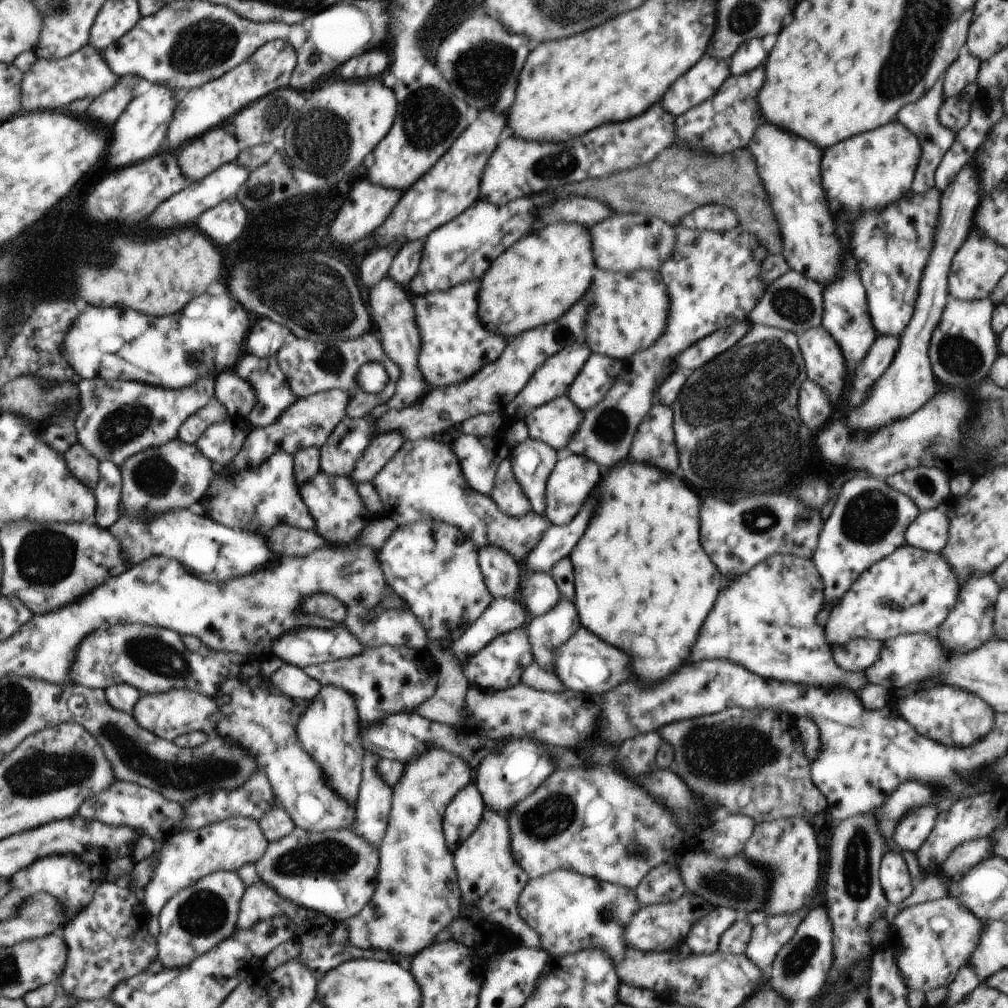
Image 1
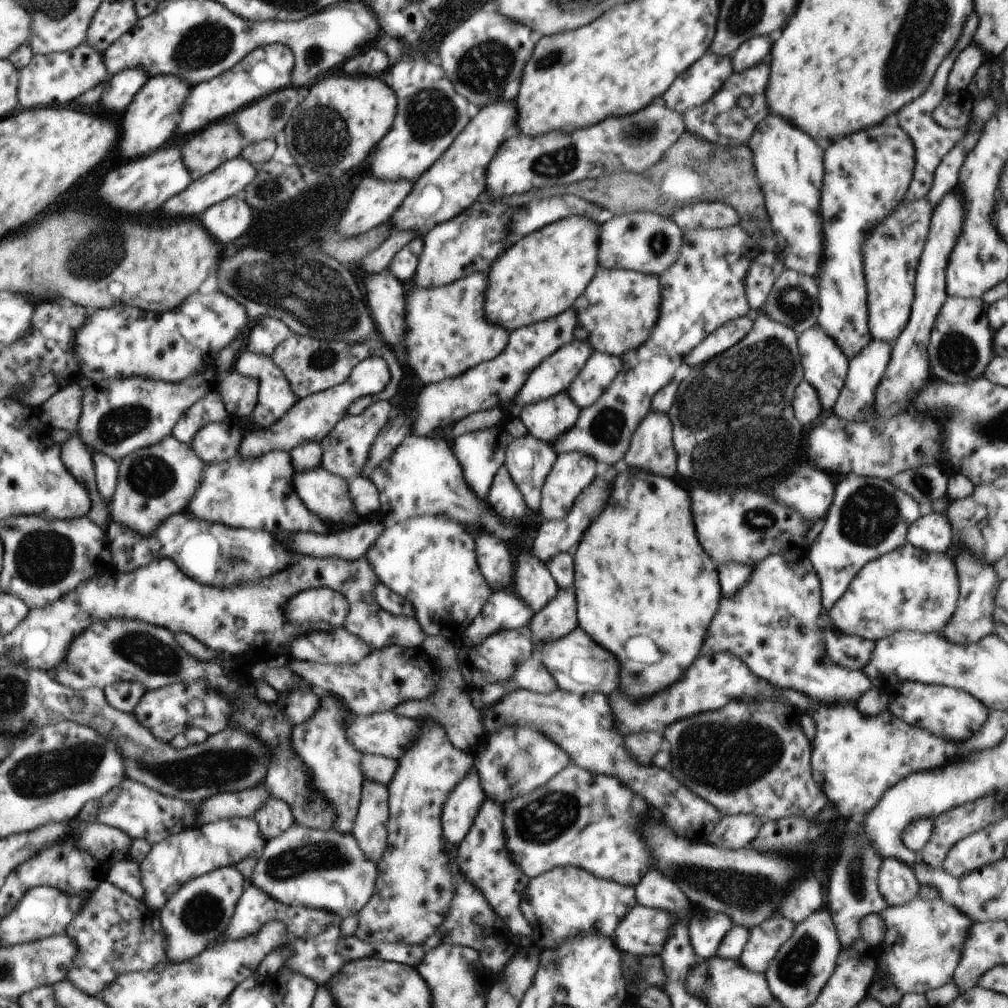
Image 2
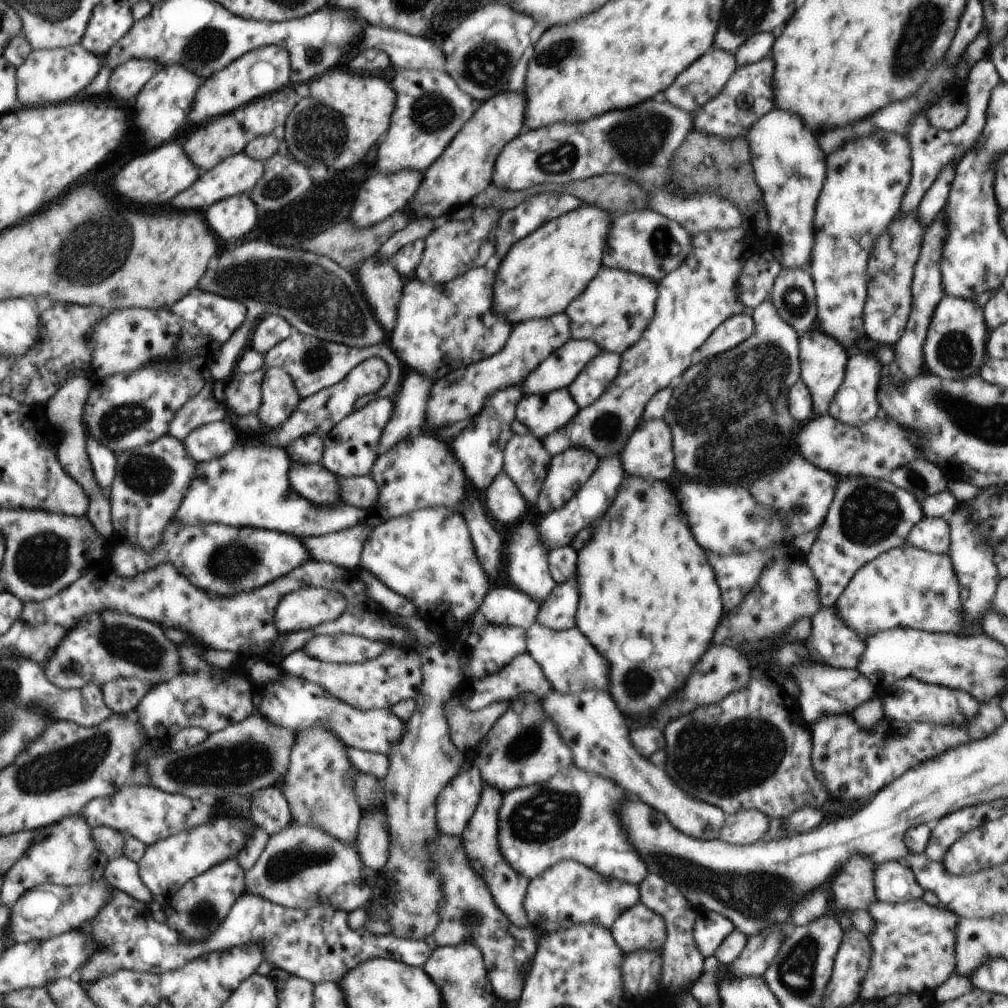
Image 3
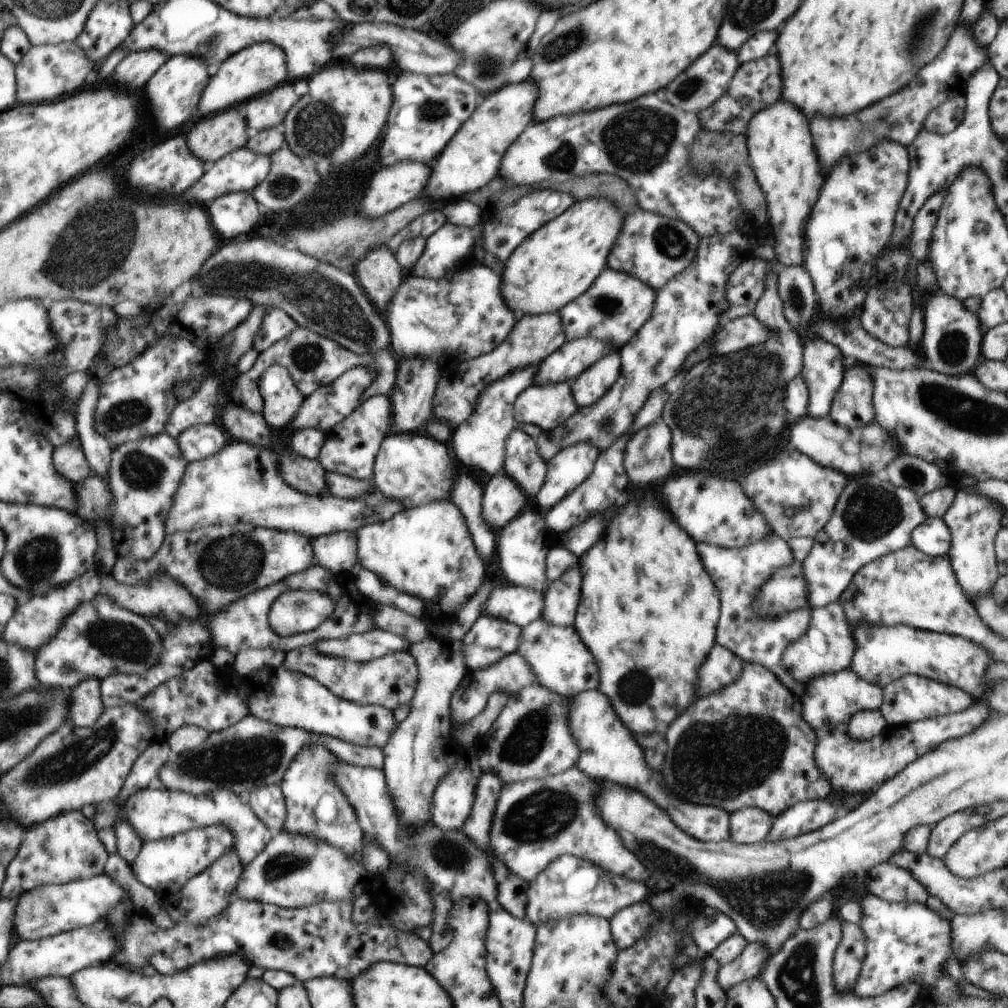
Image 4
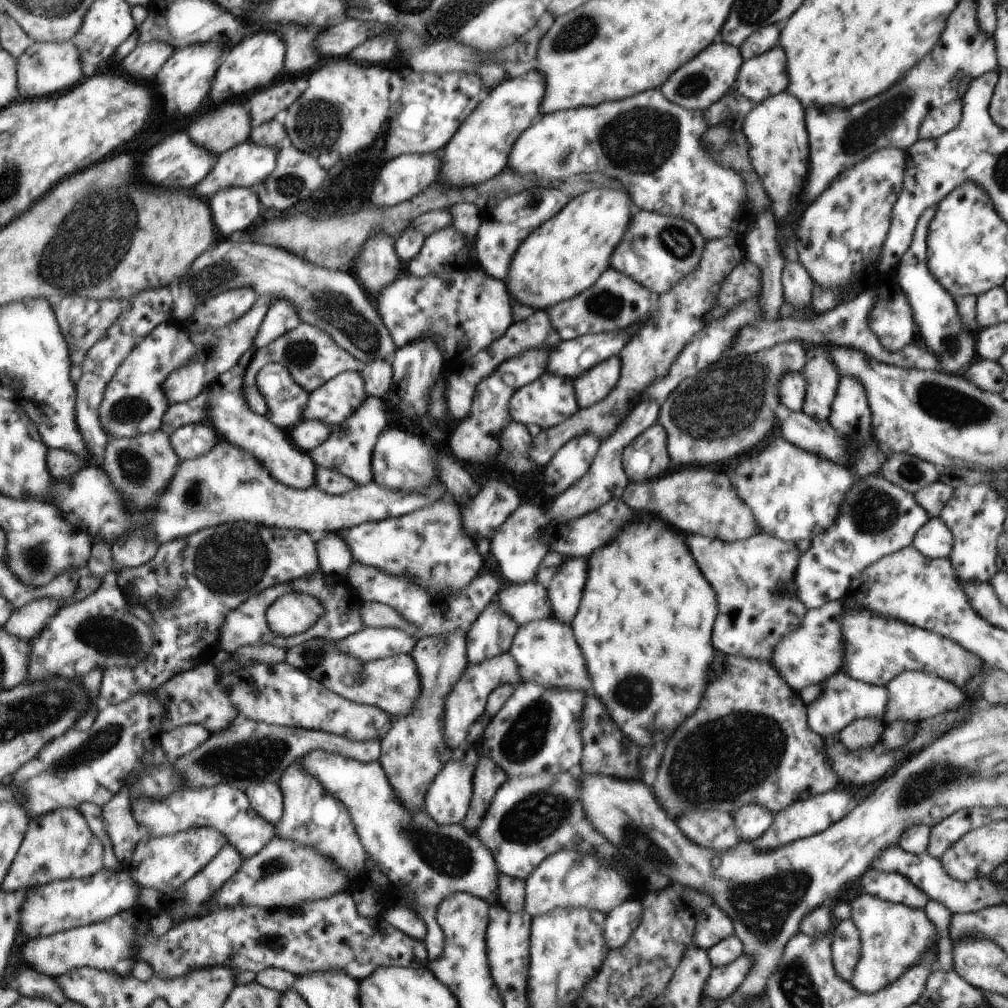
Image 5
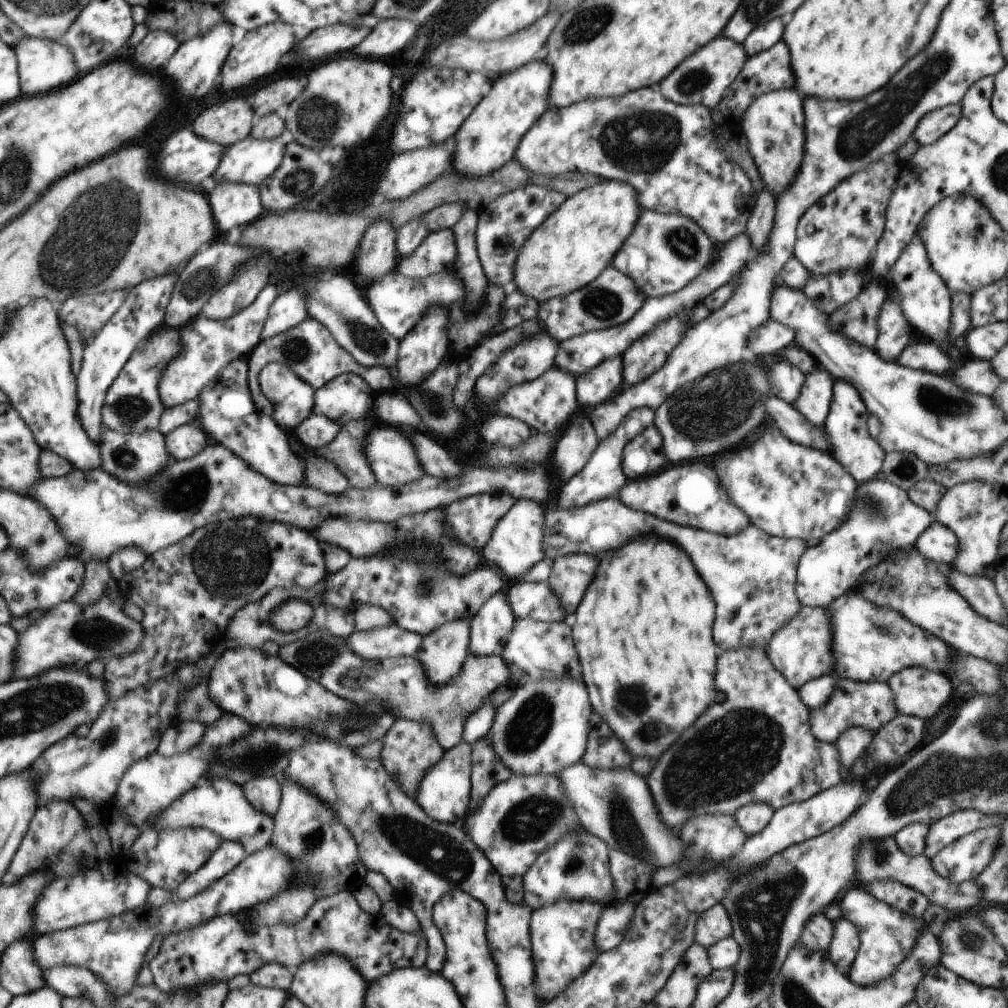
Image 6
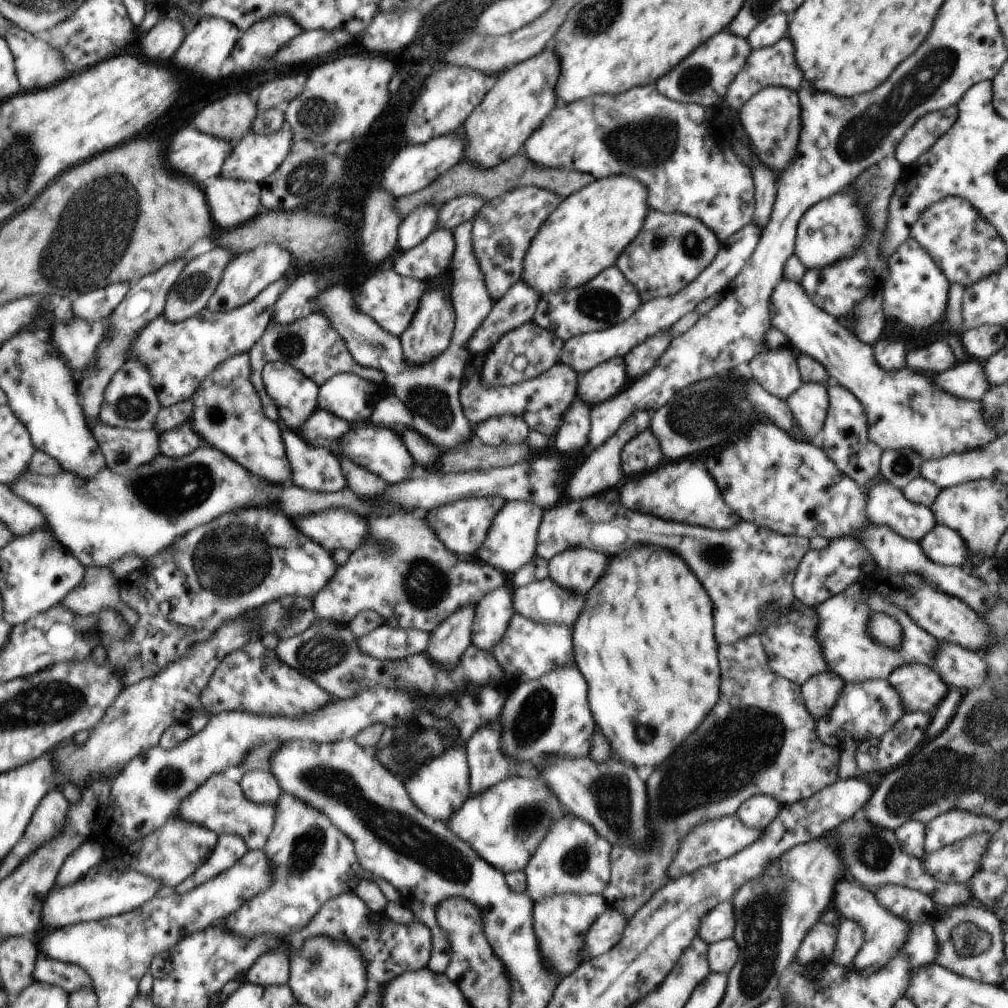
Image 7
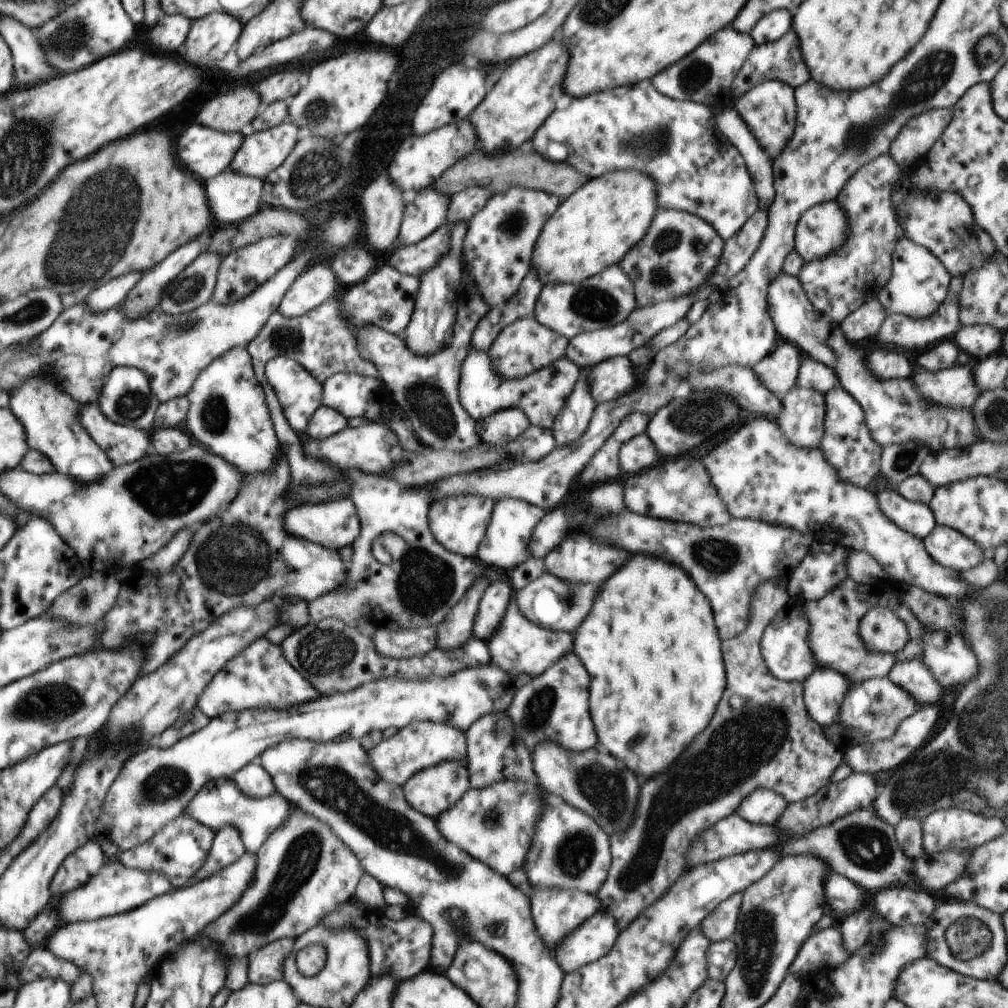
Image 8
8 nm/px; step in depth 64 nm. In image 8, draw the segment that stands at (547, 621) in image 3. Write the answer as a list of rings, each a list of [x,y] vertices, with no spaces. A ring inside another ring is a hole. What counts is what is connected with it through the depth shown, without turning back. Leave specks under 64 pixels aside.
[[[576,534],[576,536],[568,536],[568,538],[566,538],[554,552],[550,552],[544,560],[547,571],[551,575],[557,576],[560,580],[572,585],[594,584],[594,586],[600,586],[606,578],[612,576],[614,570],[618,570],[618,568],[628,560],[628,554],[622,552],[622,550],[604,546],[604,544],[592,542],[592,540],[586,538],[584,534]]]

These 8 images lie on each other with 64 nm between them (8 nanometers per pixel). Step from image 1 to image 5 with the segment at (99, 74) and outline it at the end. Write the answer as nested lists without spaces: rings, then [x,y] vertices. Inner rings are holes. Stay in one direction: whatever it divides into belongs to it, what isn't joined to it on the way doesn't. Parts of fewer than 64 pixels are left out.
[[[72,40],[62,41],[61,43],[34,42],[29,50],[21,56],[18,64],[20,65],[18,80],[20,81],[22,98],[38,99],[40,96],[52,96],[52,94],[58,94],[62,90],[72,88],[74,84],[78,84],[84,78],[81,54]]]

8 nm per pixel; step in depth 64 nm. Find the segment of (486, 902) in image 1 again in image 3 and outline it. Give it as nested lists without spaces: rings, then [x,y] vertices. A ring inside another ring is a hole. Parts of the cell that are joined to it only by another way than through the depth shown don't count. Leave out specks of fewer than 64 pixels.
[[[483,785],[482,798],[474,811],[474,816],[470,824],[466,826],[461,836],[462,846],[467,858],[470,860],[470,866],[474,872],[478,873],[488,886],[490,894],[496,903],[496,906],[508,916],[508,920],[518,926],[530,926],[528,917],[524,914],[524,897],[527,893],[527,886],[530,880],[524,875],[518,874],[502,856],[498,840],[498,813],[502,804],[502,794],[490,785]]]

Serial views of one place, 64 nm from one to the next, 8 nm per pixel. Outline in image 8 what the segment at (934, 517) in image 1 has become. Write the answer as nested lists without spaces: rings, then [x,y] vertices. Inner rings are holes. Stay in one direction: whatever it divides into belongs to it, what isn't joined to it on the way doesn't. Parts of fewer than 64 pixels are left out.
[[[937,524],[934,530],[925,536],[923,543],[926,552],[939,565],[961,573],[974,568],[988,554],[961,532],[944,525]]]

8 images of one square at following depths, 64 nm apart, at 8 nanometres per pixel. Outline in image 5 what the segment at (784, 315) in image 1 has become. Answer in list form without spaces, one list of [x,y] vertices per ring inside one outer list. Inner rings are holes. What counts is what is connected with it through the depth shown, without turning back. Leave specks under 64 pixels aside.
[[[785,261],[781,272],[784,300],[793,305],[796,311],[808,309],[812,300],[812,282],[810,273],[799,261]]]

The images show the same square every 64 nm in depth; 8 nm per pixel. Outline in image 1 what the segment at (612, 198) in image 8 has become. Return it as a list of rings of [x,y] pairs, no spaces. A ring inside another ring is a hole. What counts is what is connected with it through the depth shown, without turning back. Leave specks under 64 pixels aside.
[[[554,223],[522,237],[492,261],[478,289],[478,316],[488,332],[516,336],[558,320],[591,287],[595,270],[586,225]]]

